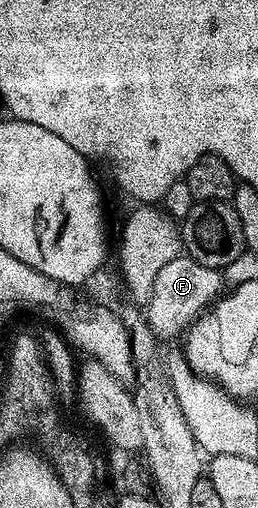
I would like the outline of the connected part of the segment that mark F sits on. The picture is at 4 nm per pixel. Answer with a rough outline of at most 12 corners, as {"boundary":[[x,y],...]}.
{"boundary":[[179,254],[155,277],[145,319],[182,336],[221,295],[221,271]]}

